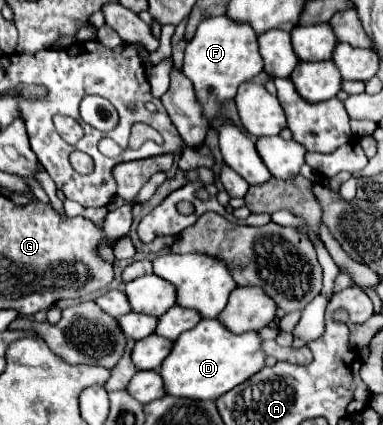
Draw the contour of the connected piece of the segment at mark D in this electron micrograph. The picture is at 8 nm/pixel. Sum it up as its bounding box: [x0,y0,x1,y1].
[159,319,267,401]

